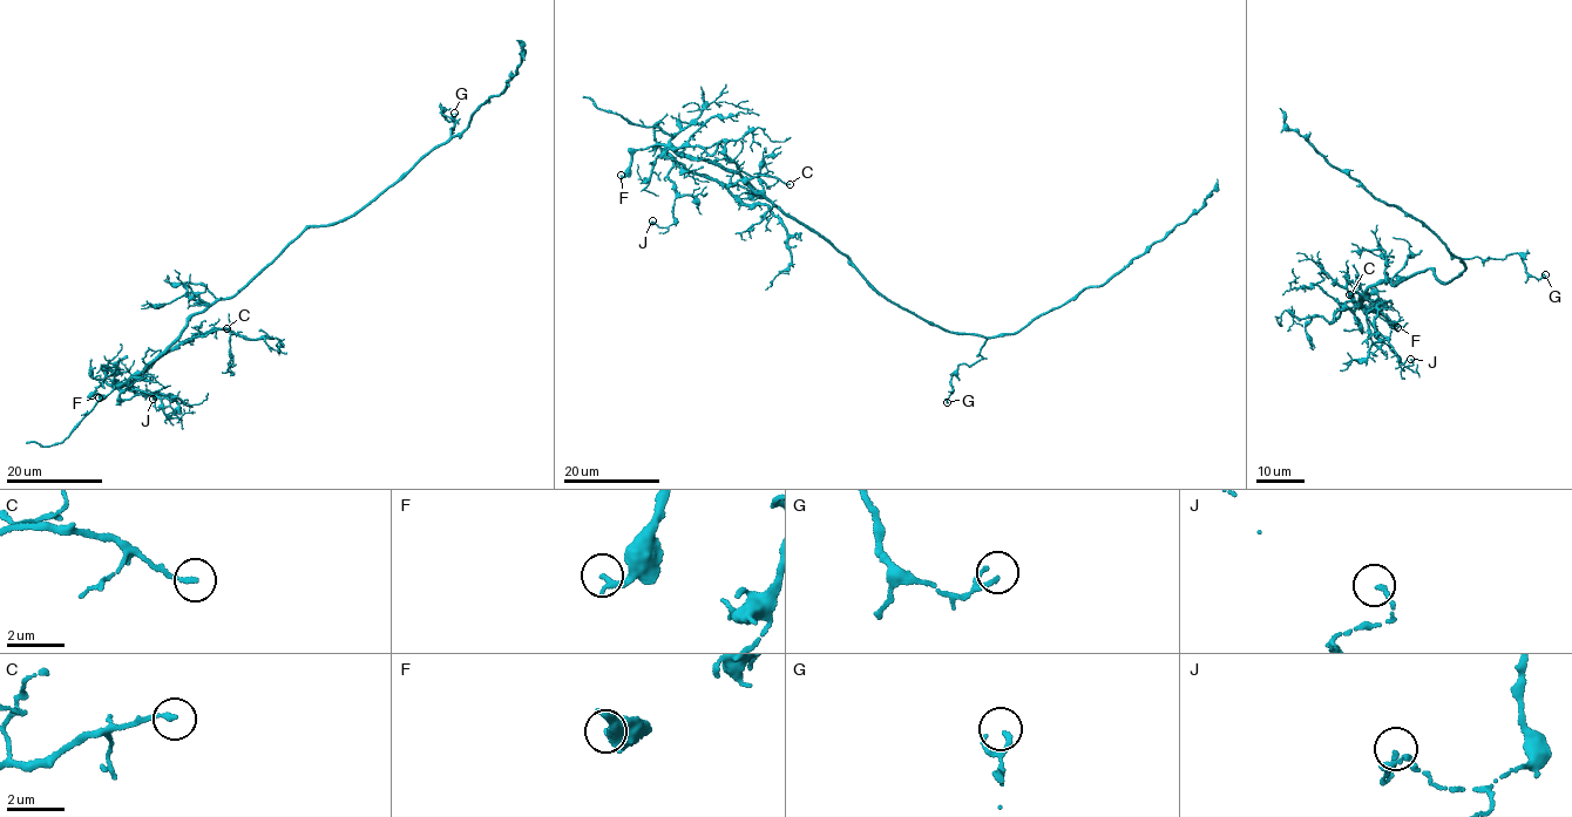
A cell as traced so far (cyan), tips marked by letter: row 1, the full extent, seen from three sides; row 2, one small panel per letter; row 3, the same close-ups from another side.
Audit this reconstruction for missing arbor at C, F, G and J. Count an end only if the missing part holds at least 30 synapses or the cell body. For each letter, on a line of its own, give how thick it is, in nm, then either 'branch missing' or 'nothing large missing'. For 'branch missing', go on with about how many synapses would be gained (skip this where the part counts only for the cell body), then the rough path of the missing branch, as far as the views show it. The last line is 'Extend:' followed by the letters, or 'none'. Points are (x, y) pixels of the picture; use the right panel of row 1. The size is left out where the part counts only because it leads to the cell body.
C: calibre 160 nm; nothing large missing
F: calibre 150 nm; nothing large missing
G: calibre 130 nm; nothing large missing
J: calibre 130 nm; nothing large missing
Extend: none

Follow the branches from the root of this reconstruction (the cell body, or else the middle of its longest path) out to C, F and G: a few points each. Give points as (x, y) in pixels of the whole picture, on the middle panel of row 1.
C: (851, 259), (738, 174), (692, 157), (675, 158), (689, 170), (725, 184), (759, 175), (790, 184)
F: (851, 259), (738, 174), (669, 147), (657, 143), (637, 149), (627, 174), (621, 175)
G: (851, 259), (879, 295), (950, 332), (987, 339), (982, 358), (970, 365), (962, 363), (953, 373), (947, 402)

